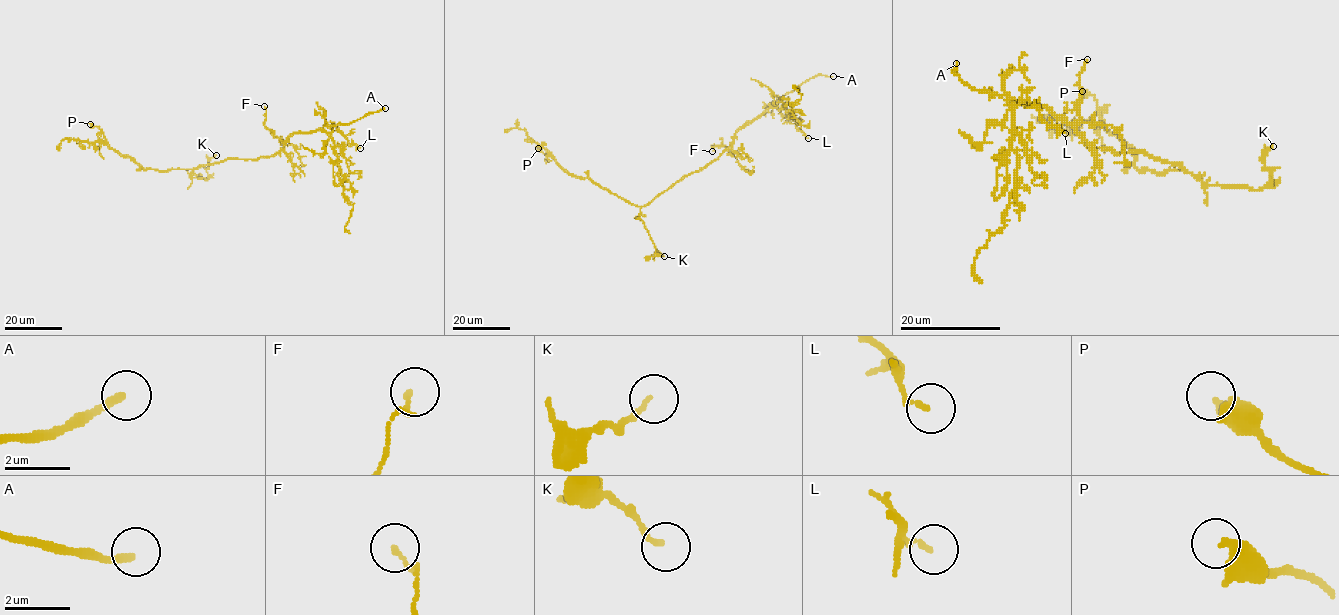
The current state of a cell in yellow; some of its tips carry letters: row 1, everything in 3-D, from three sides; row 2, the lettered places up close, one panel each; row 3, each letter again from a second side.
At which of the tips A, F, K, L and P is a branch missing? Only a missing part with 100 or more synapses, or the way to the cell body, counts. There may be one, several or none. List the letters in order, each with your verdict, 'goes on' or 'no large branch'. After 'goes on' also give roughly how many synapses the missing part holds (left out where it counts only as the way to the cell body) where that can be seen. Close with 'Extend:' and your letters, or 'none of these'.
A: goes on
F: no large branch
K: no large branch
L: no large branch
P: no large branch
Extend: A

